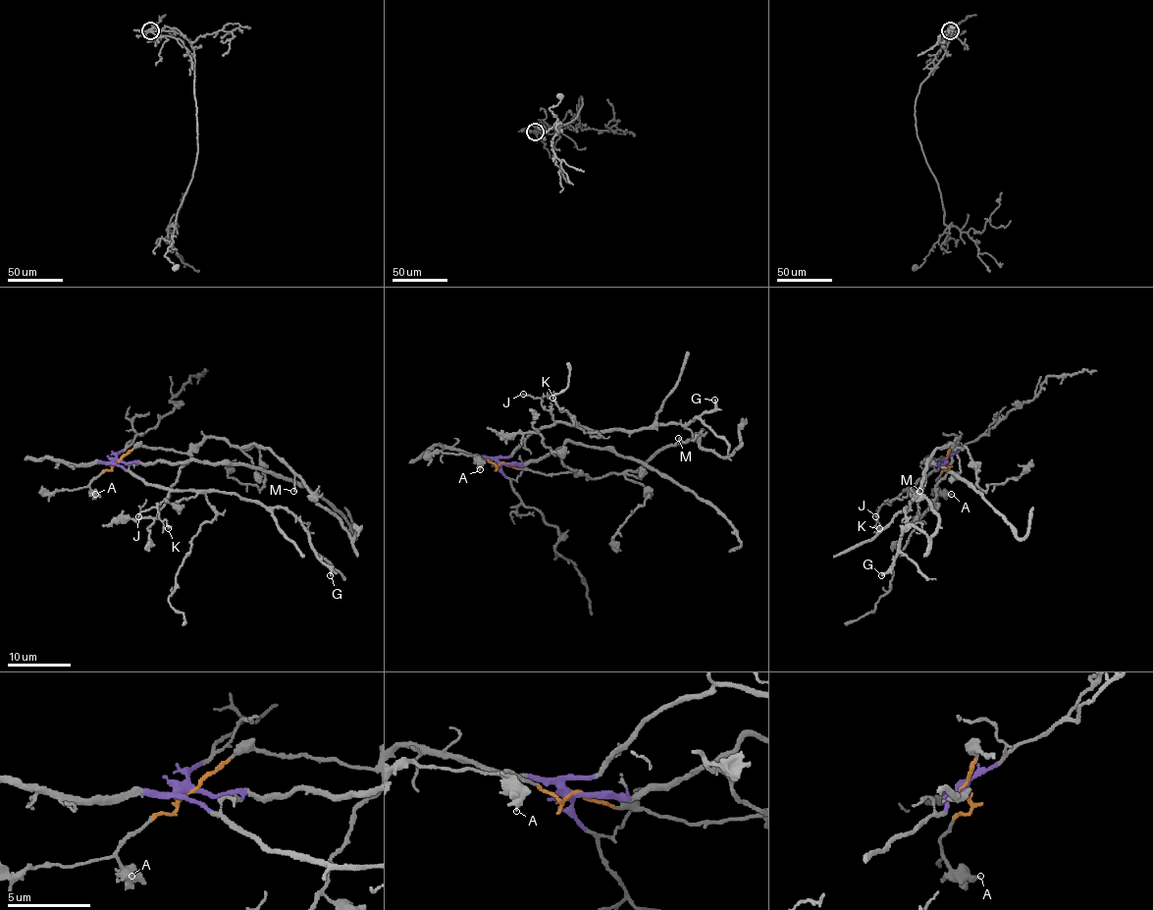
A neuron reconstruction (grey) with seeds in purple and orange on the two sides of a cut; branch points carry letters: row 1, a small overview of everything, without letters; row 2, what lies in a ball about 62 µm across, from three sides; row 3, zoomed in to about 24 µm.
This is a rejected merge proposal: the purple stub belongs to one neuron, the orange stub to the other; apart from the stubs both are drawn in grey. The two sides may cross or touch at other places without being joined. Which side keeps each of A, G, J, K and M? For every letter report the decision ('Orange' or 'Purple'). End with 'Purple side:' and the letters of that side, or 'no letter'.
A: Orange
G: Purple
J: Purple
K: Purple
M: Orange
Purple side: G, J, K

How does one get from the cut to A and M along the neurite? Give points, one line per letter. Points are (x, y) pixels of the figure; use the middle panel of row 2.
A: (502, 463), (496, 466), (475, 455), (480, 469)
M: (502, 463), (545, 474), (583, 472), (593, 479), (601, 479), (638, 469), (668, 446), (679, 444), (678, 438)

